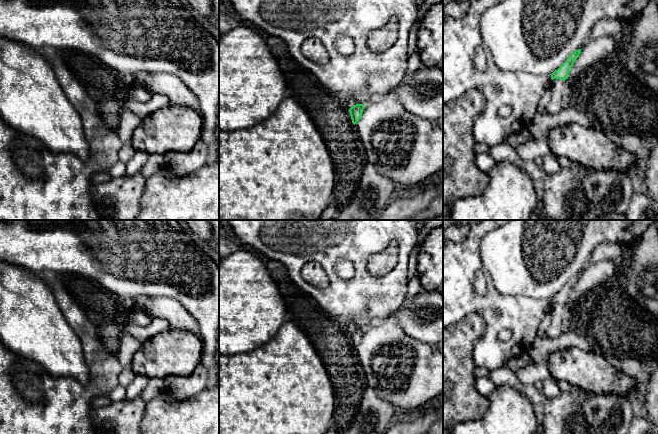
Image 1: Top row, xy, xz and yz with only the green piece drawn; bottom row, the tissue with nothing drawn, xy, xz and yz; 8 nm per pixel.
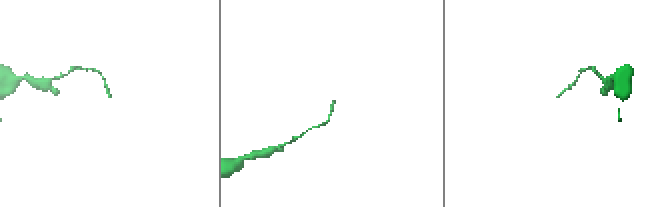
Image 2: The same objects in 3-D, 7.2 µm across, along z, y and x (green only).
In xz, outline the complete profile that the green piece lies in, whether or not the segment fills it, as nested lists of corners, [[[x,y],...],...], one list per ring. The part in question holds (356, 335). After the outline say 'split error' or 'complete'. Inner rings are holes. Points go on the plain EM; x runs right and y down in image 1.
[[[356,328],[349,333],[352,347],[355,349],[361,342],[364,334],[363,328]]]; complete

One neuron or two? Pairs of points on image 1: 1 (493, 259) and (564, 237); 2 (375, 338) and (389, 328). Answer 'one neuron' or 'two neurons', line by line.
1: one neuron
2: one neuron

